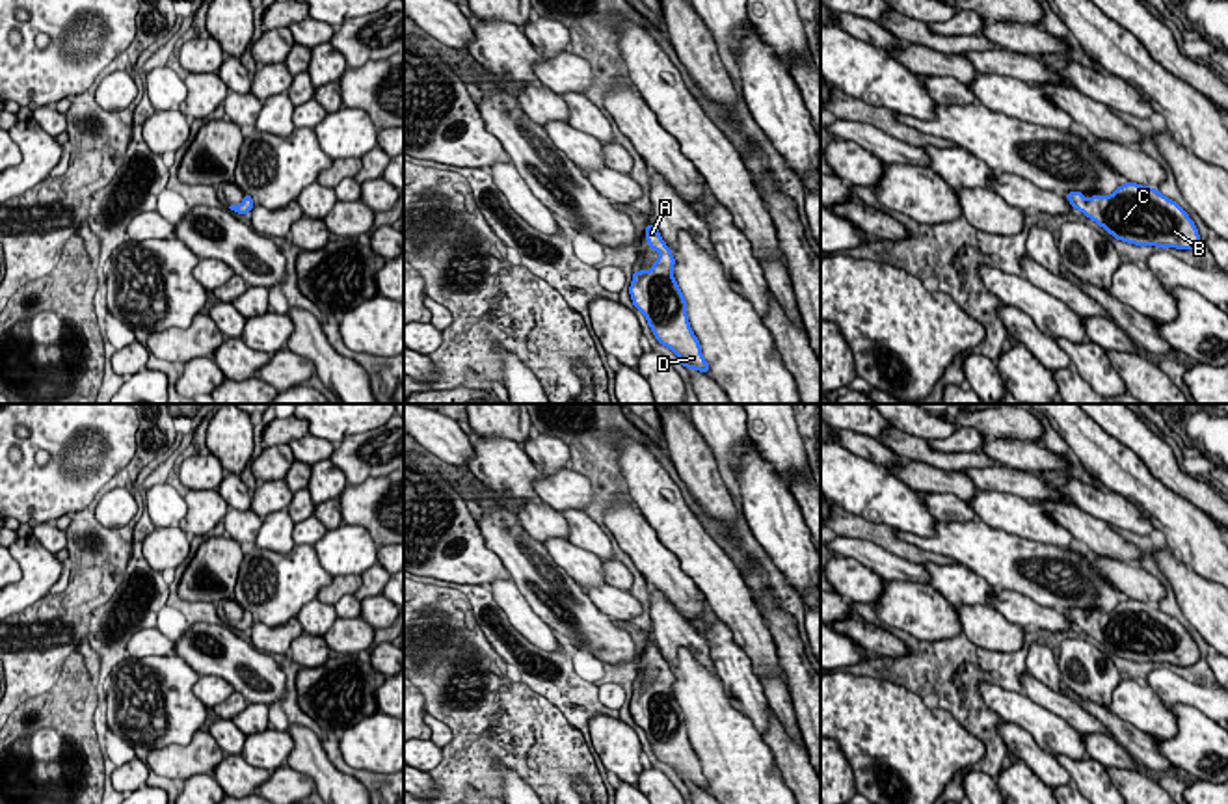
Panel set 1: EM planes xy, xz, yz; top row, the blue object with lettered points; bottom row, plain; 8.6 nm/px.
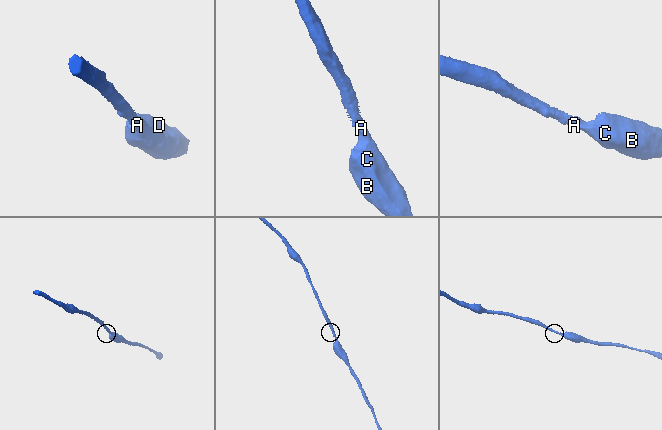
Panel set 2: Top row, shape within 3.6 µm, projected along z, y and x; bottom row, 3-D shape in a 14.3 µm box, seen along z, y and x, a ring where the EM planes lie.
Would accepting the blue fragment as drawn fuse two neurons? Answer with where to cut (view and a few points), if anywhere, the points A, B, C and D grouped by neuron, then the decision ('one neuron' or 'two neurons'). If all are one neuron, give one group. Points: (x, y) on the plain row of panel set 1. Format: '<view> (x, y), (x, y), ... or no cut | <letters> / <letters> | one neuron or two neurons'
no cut | A B C D | one neuron

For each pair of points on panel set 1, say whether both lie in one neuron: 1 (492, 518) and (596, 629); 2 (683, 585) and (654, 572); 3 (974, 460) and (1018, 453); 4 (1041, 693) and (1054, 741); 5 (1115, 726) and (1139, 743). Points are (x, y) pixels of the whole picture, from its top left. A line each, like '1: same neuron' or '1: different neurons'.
1: same neuron
2: same neuron
3: different neurons
4: different neurons
5: same neuron

